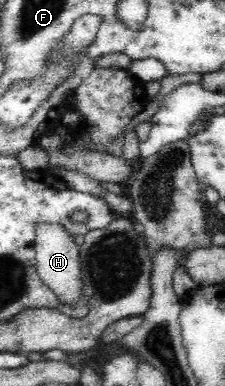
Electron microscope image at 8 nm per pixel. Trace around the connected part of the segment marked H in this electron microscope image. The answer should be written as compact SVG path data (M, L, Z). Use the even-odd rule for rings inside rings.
M41 224L36 226L35 257L37 273L44 284L52 289L61 304L68 308L83 303L83 288L81 268L79 265L80 251L74 243L74 237L63 229L63 226Z

